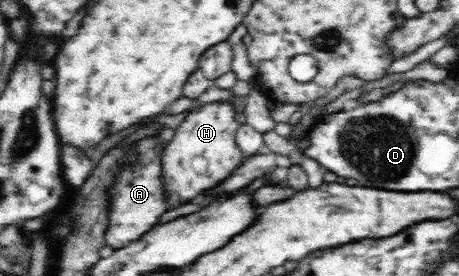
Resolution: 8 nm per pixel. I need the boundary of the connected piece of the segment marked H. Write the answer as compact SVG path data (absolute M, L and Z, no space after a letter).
M230 102L200 105L187 114L174 133L169 136L169 140L166 141L168 146L162 148L160 154L160 178L166 204L172 206L190 204L196 198L206 196L212 188L220 186L226 178L230 178L238 170L242 153L235 143L235 132L239 126L240 123L234 117L234 108Z

